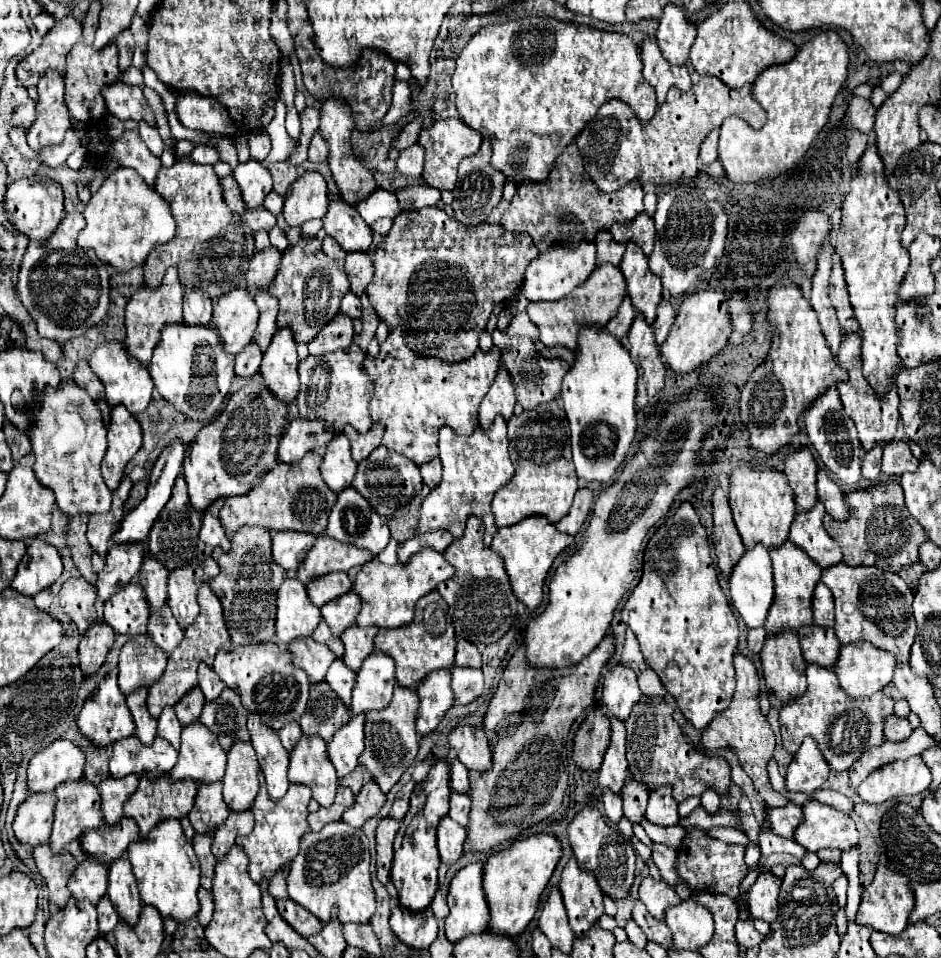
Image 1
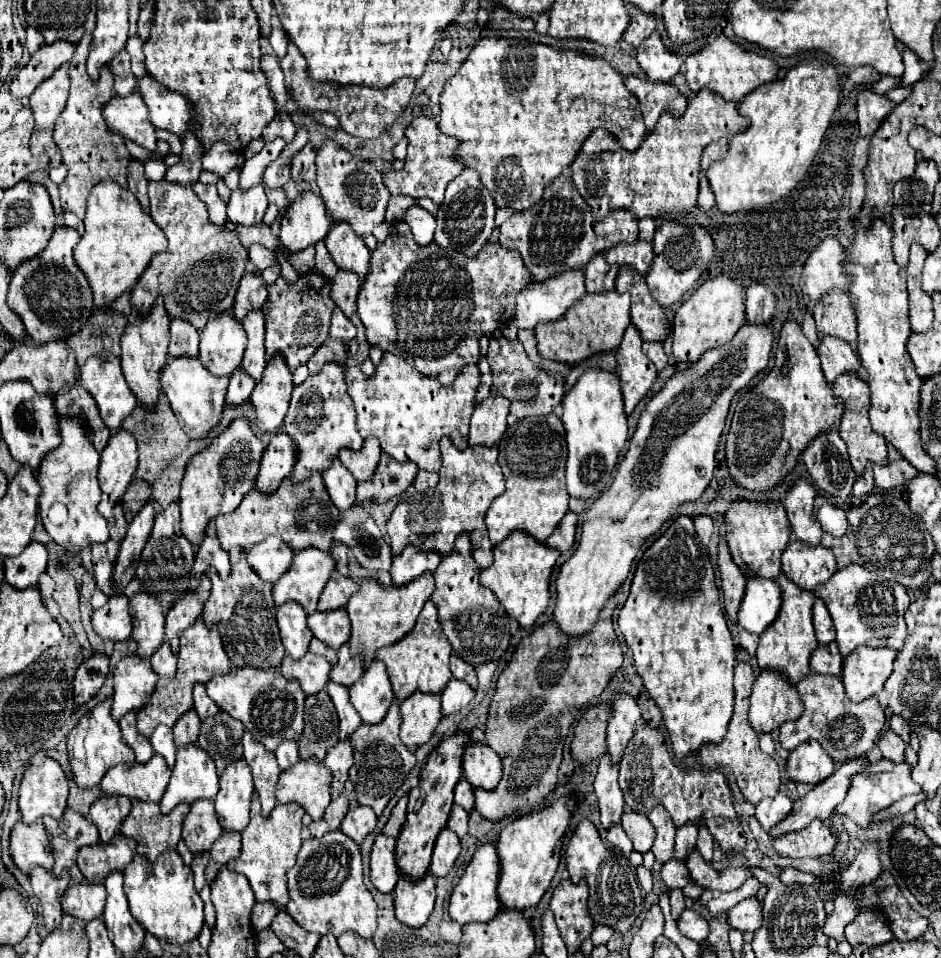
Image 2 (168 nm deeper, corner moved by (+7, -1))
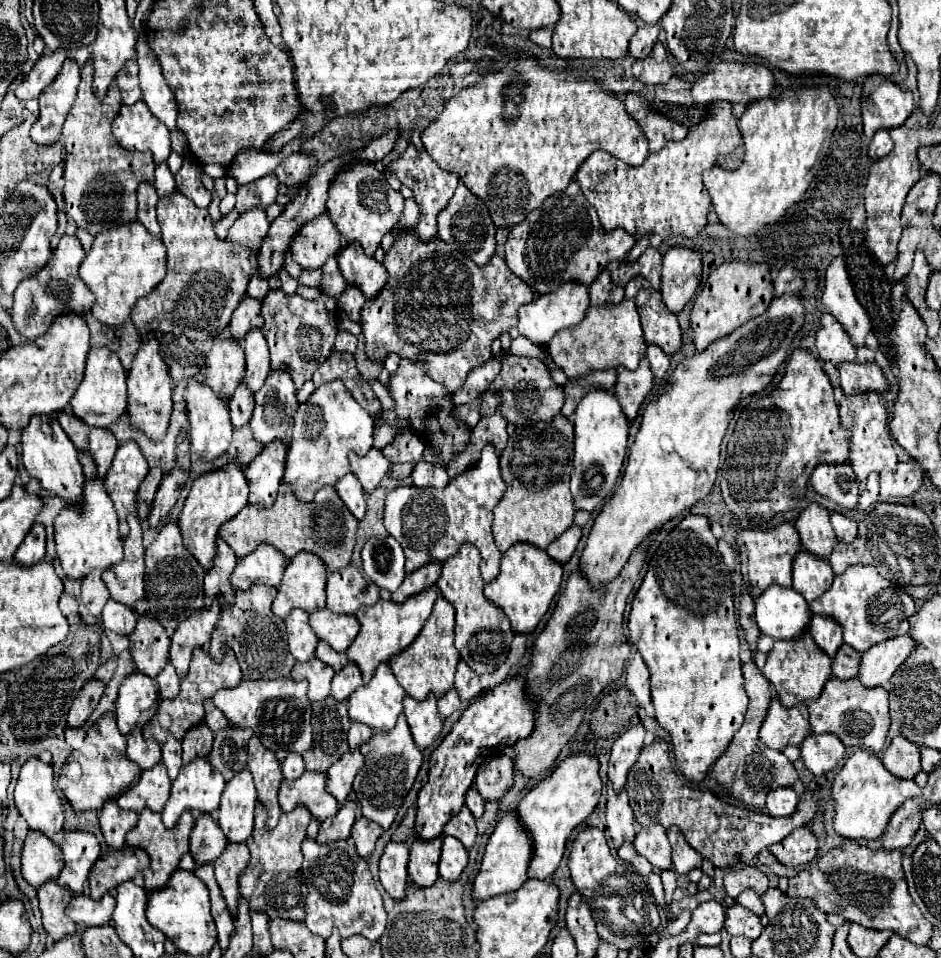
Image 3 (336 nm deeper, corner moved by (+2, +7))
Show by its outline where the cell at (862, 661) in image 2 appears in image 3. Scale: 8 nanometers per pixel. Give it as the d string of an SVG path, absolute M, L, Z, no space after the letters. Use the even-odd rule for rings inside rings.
M910 635L892 637L888 641L872 645L872 649L864 651L860 659L860 671L858 671L860 683L864 687L878 687L882 683L888 683L894 671L906 661L912 647L914 641Z

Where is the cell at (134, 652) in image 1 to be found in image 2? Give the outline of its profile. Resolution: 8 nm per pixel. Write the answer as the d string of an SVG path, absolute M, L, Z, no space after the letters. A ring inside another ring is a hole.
M131 655L119 661L113 671L113 679L115 691L111 715L115 717L115 721L119 721L125 713L139 711L147 705L159 677L151 669L151 663L147 659Z

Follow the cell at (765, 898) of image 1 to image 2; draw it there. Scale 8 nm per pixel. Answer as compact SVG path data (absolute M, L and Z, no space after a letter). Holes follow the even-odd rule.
M747 899L741 901L739 905L735 905L729 913L727 913L727 923L731 929L737 929L741 933L745 931L757 931L761 927L763 915L761 915L761 901L759 899Z

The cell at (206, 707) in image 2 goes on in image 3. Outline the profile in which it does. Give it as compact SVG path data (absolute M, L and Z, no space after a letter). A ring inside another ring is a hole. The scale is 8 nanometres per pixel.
M206 699L206 701L204 701L204 709L206 709L204 721L206 721L206 725L210 727L212 733L218 733L220 729L224 729L224 725L228 725L228 719L226 719L224 713L212 703L212 699Z

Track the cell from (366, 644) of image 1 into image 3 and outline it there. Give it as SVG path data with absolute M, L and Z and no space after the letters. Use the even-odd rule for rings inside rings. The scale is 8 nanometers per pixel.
M352 661L340 669L332 679L332 695L336 701L344 701L362 685L362 673Z

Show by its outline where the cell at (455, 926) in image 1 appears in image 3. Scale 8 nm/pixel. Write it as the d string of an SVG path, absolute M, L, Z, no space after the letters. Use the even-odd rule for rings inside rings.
M516 813L504 815L496 823L496 827L488 839L480 871L472 883L472 899L474 901L486 901L490 897L512 893L512 891L520 889L520 885L528 879L526 869L528 869L530 851L532 851L532 839L524 831L520 831L520 823L518 823Z

